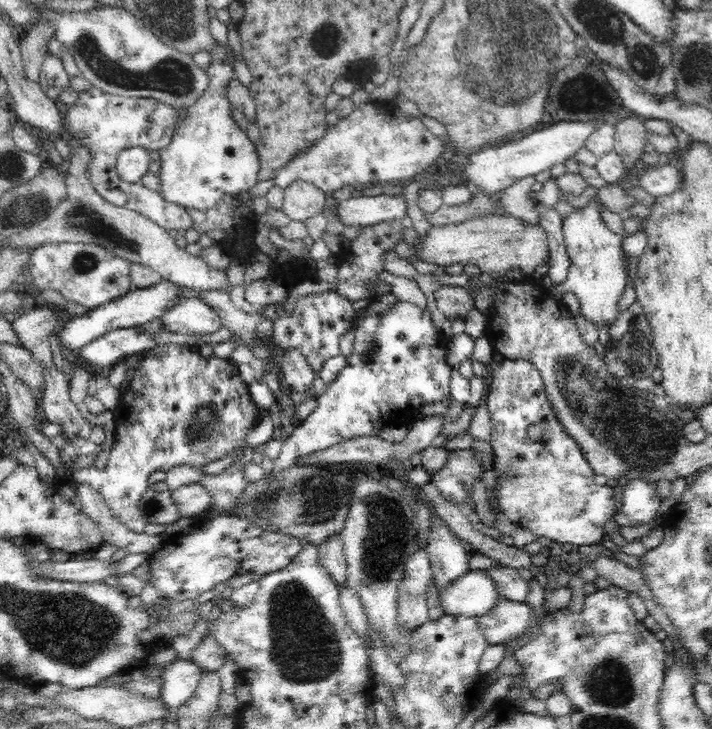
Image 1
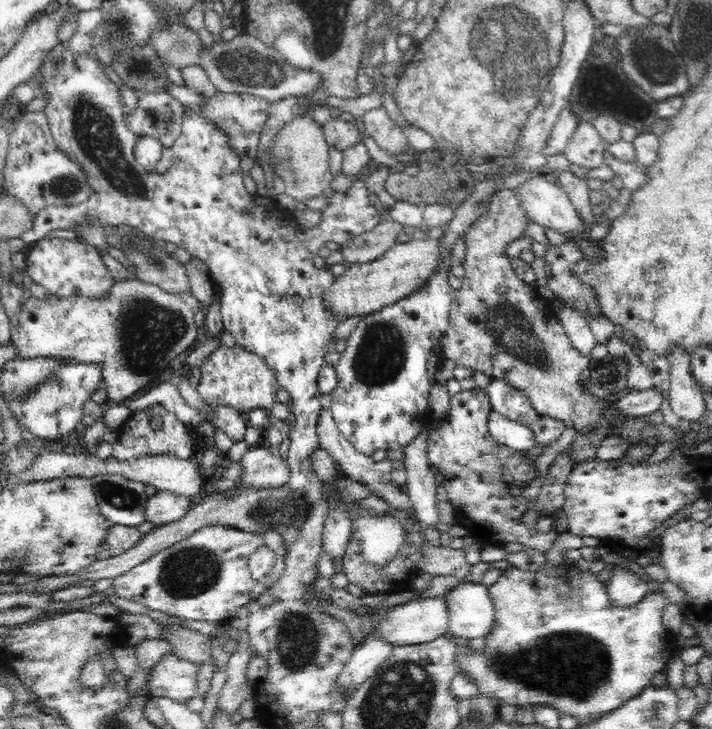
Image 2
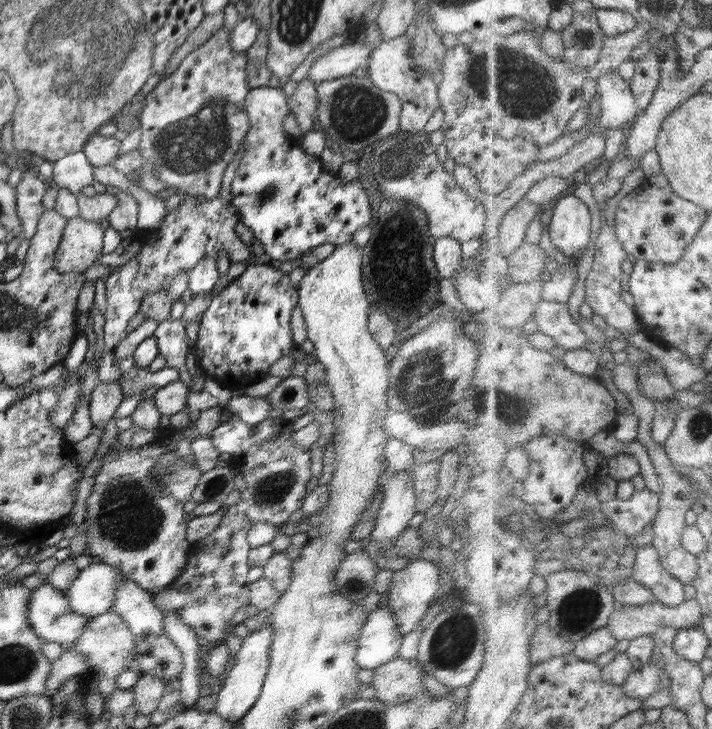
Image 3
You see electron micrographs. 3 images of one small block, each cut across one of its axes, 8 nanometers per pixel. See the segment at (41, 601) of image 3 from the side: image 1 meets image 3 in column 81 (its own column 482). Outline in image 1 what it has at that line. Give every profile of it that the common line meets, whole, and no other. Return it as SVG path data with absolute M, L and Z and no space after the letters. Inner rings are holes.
M498 599L490 612L478 617L482 636L489 645L518 638L529 625L531 610L525 602Z

